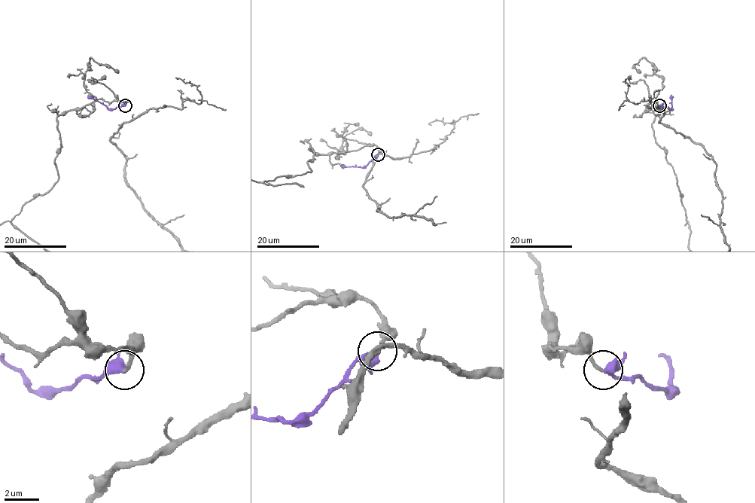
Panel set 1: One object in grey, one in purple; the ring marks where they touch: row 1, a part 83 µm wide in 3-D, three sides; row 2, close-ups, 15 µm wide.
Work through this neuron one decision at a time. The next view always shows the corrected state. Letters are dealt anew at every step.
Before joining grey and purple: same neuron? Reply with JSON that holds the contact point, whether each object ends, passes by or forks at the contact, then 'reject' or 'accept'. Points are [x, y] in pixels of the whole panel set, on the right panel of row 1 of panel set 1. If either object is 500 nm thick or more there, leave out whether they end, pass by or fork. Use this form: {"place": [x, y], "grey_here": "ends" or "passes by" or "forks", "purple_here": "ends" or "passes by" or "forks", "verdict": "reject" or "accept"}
{"place": [659, 105], "verdict": "accept"}

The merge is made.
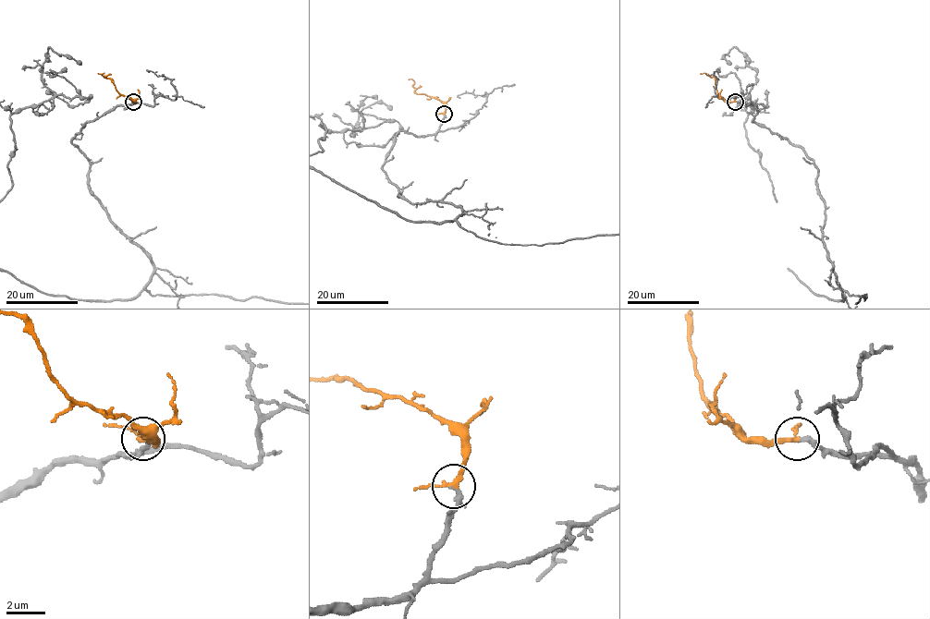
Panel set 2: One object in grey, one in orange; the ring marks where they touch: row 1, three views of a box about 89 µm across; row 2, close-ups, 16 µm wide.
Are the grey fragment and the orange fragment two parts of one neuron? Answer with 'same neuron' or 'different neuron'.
same neuron

